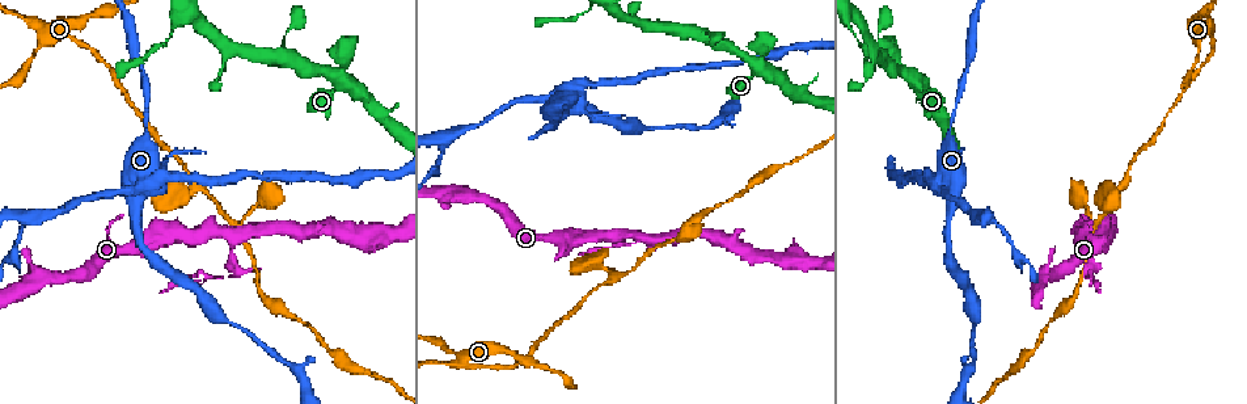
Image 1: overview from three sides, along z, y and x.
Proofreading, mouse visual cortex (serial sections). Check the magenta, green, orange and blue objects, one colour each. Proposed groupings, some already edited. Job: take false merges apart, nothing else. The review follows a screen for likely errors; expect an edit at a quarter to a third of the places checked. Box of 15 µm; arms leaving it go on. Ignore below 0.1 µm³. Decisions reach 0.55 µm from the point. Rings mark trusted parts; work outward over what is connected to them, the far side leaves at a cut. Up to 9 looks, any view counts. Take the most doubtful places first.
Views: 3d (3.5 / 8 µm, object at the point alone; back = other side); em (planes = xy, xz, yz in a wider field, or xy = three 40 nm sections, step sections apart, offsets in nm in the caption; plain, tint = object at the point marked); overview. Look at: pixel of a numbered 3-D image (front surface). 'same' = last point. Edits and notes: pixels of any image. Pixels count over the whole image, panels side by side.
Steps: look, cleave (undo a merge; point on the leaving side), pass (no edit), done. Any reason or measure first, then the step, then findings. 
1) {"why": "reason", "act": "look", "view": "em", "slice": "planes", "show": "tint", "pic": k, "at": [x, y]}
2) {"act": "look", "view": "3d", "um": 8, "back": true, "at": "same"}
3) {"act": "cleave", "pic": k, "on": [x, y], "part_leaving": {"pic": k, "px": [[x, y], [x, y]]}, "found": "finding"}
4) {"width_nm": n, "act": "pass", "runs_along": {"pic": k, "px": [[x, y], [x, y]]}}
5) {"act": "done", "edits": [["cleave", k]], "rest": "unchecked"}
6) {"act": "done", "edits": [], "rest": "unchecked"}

{"why": "sharp bend", "act": "look", "view": "3d", "um": 3.5, "pic": 1, "at": [32, 21]}

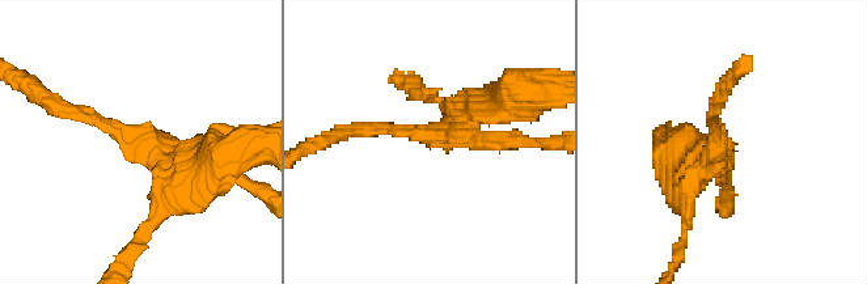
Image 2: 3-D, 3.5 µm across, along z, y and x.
{"arms": 3, "arm_widths_nm": [150, 200, 400], "why": "need the tissue", "act": "look", "view": "em", "slice": "xy", "step": 5, "show": "tint", "pic": 2, "at": [720, 142]}

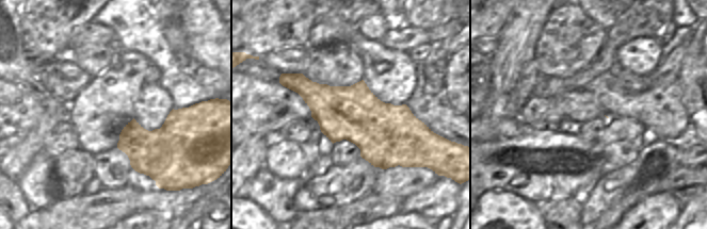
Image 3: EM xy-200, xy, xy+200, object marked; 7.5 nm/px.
{"width_nm": 420, "act": "cleave", "pic": 2, "on": [434, 136], "part_leaving": {"pic": 2, "px": [[468, 123], [476, 139], [557, 143]]}, "found": "two cells meet here"}

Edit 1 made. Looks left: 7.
{"why": "sudden change in width", "act": "look", "view": "3d", "um": 3.5, "pic": 1, "at": [1087, 266]}

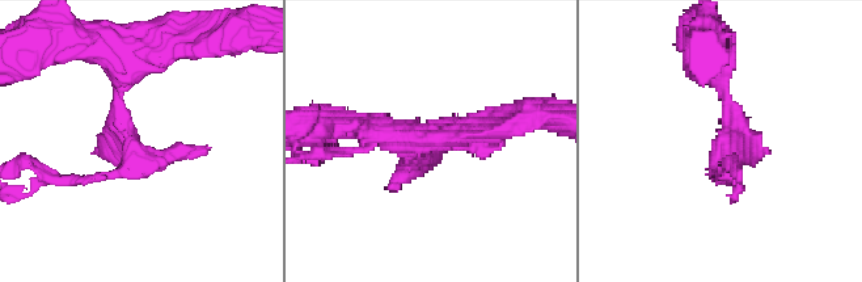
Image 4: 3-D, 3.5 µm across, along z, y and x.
{"act": "look", "view": "em", "slice": "xy", "step": 3, "show": "tint", "pic": 4, "at": [727, 150]}

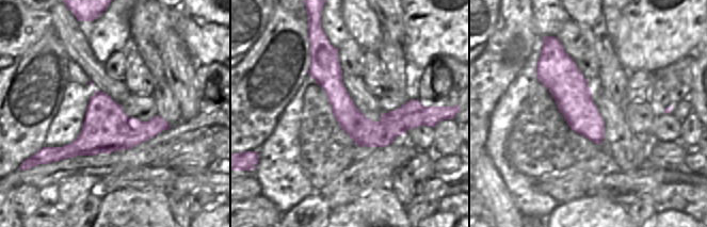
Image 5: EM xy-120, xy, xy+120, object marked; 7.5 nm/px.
{"act": "pass", "runs_along": {"pic": 5, "px": [[312, 54], [365, 126], [420, 122]]}, "found": "continuous, no second cell"}

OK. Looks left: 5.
{"why": "calibre changes", "act": "look", "view": "em", "slice": "xy", "step": 5, "show": "tint", "pic": 1, "at": [949, 131]}

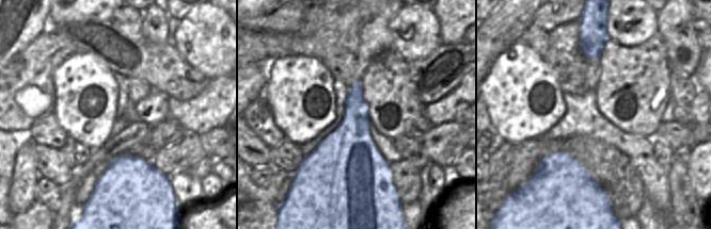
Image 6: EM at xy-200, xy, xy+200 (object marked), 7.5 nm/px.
{"act": "look", "view": "3d", "um": 3.5, "at": "same"}

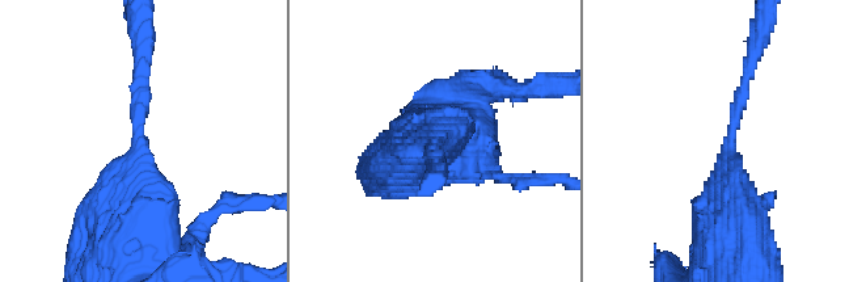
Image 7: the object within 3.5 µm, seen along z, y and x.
{"arm_widths_nm": [150, 500], "act": "pass", "runs_along": {"pic": 7, "px": [[121, 231], [136, 206], [140, 58]]}, "found": "continuous, no second cell"}

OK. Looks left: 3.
{"why": "sharp bend", "act": "look", "view": "em", "slice": "xy", "step": 5, "show": "tint", "pic": 1, "at": [564, 89]}

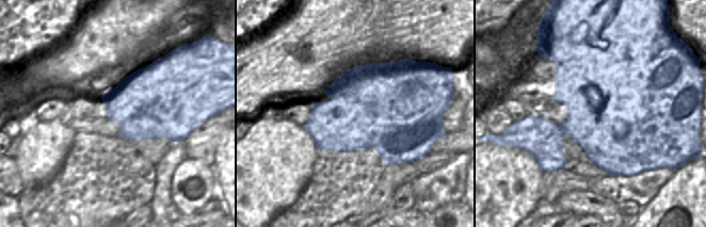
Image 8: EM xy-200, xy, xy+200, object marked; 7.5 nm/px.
{"act": "look", "view": "3d", "um": 3.5, "at": "same"}

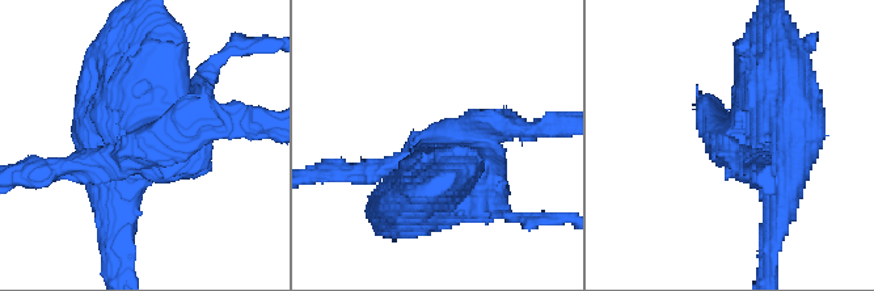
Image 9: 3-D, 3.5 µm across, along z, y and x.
{"act": "cleave", "pic": 9, "on": [535, 129], "found": "two cells meet here"}

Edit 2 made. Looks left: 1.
{"act": "done", "edits": [["cleave", 2], ["cleave", 9]], "rest": "unchecked"}

